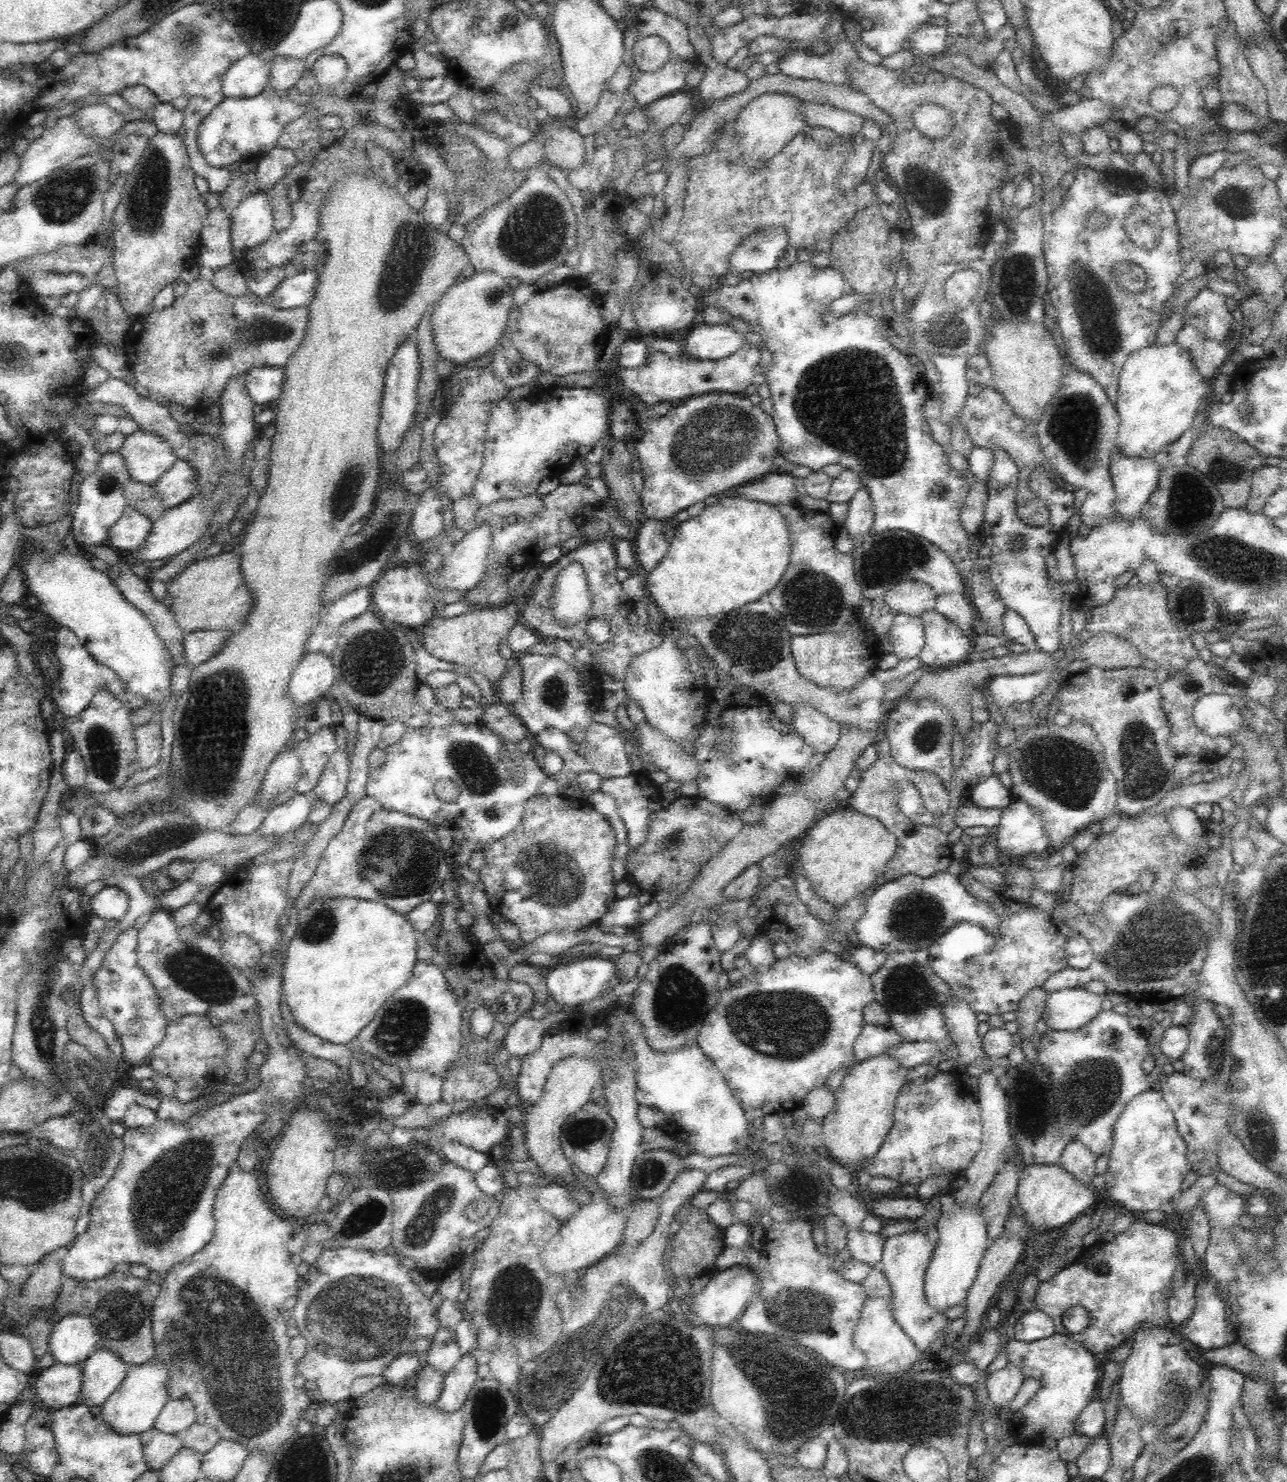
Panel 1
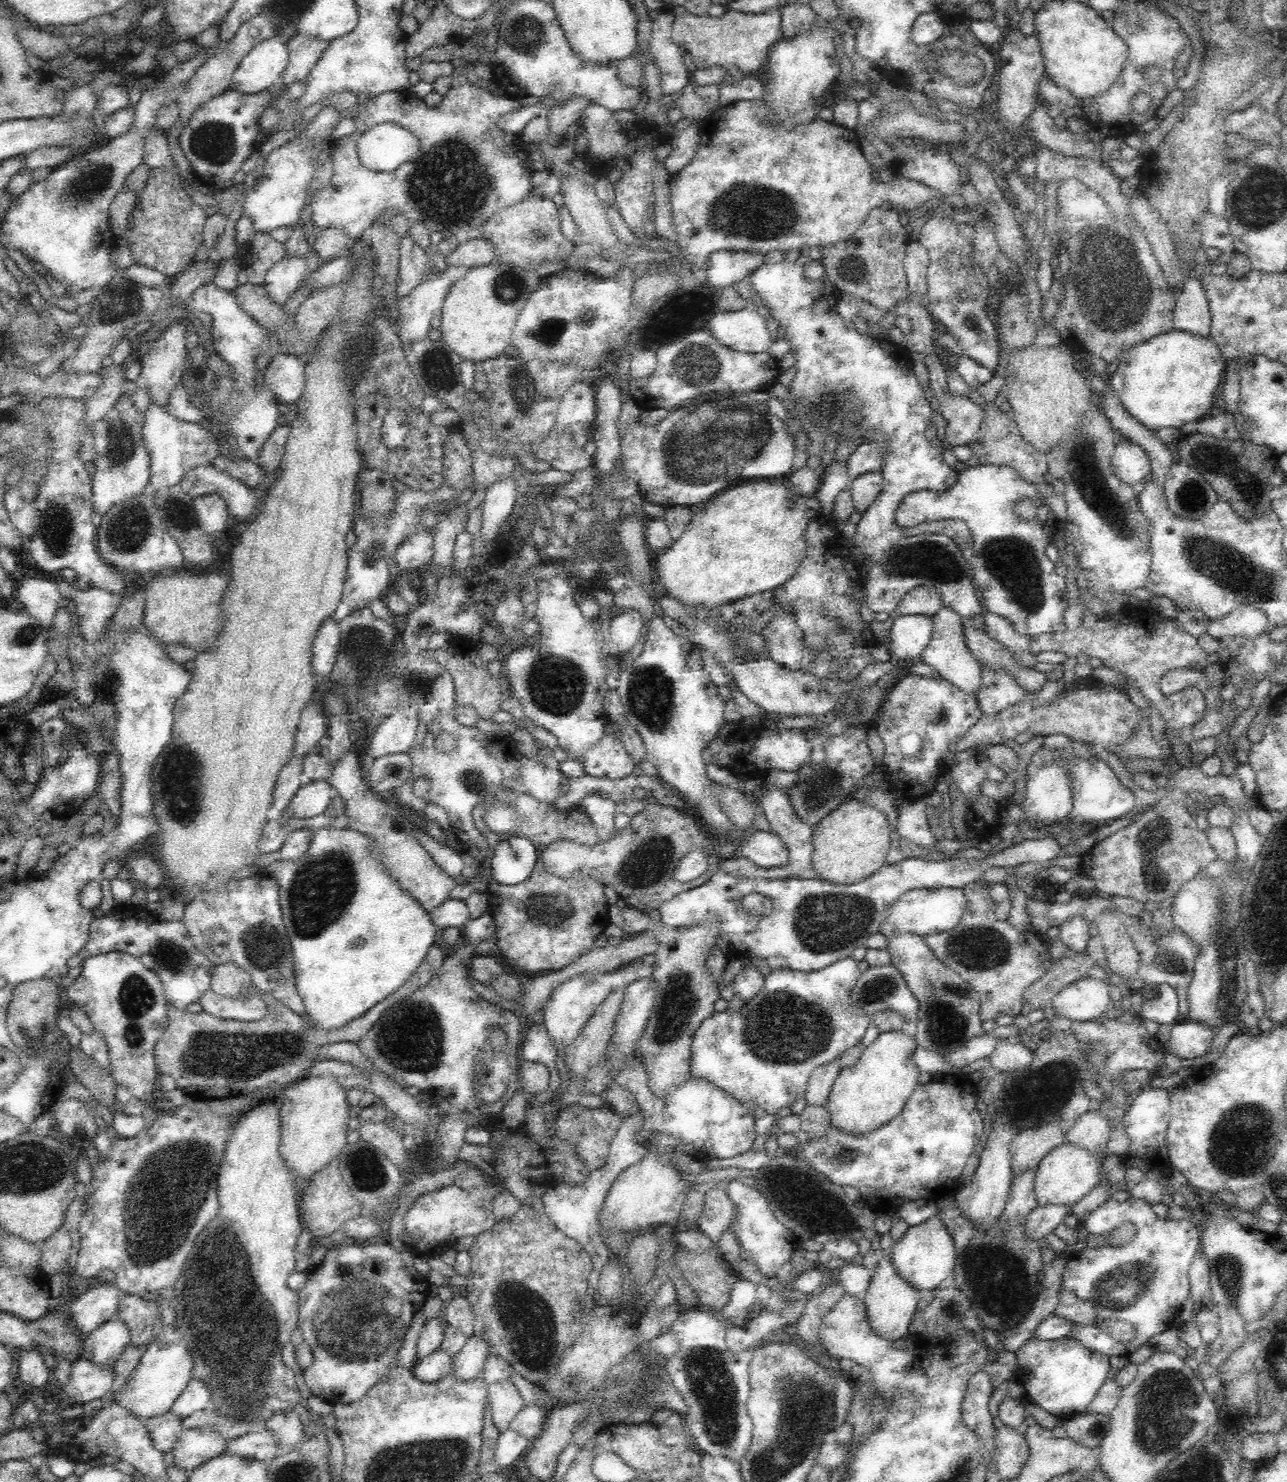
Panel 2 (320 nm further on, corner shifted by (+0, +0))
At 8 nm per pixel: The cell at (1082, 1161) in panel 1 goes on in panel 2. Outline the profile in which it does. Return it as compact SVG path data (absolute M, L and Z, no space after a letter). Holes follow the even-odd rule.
M1095 1106L1071 1124L1070 1130L1066 1131L1064 1143L1086 1148L1102 1162L1107 1156L1107 1144L1112 1129Z

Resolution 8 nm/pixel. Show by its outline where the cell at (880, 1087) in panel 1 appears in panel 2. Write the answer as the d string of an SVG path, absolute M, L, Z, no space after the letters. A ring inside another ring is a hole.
M902 1031L881 1033L876 1041L865 1047L862 1056L851 1067L841 1069L835 1060L816 1067L805 1088L807 1104L825 1106L831 1125L842 1133L862 1136L875 1131L902 1112L918 1086L920 1071L912 1059L916 1048L914 1038Z

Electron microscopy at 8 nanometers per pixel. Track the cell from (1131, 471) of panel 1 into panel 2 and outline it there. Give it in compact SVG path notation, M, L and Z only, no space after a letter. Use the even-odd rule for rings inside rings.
M1128 440L1115 446L1111 465L1120 482L1126 483L1135 489L1140 488L1146 474L1151 472L1148 453L1140 445Z

